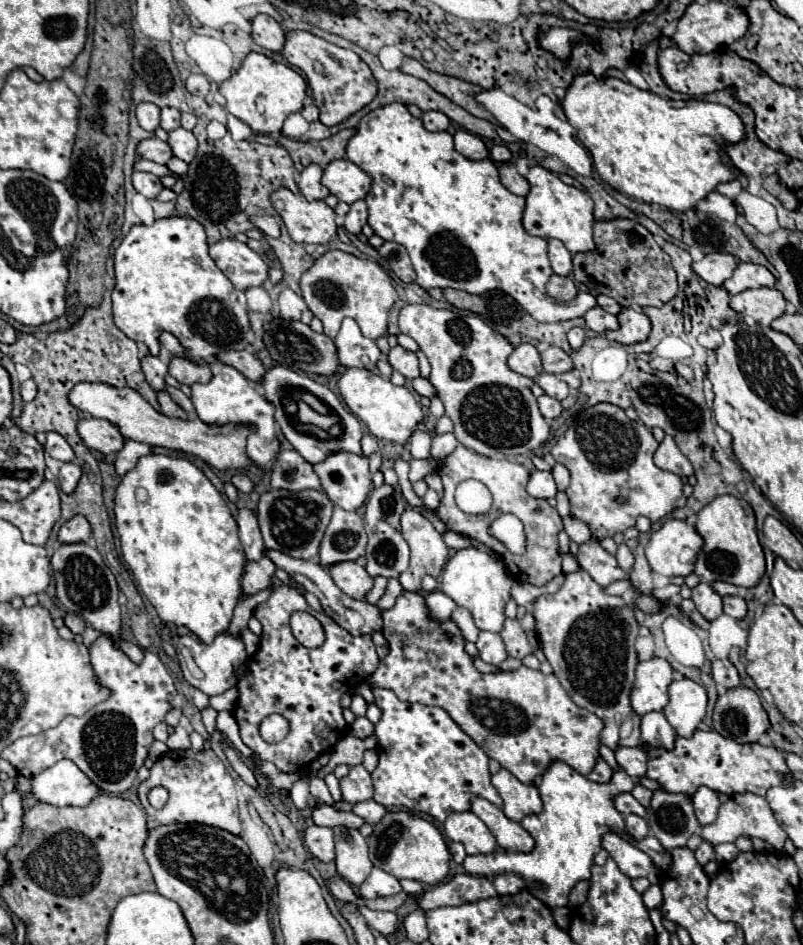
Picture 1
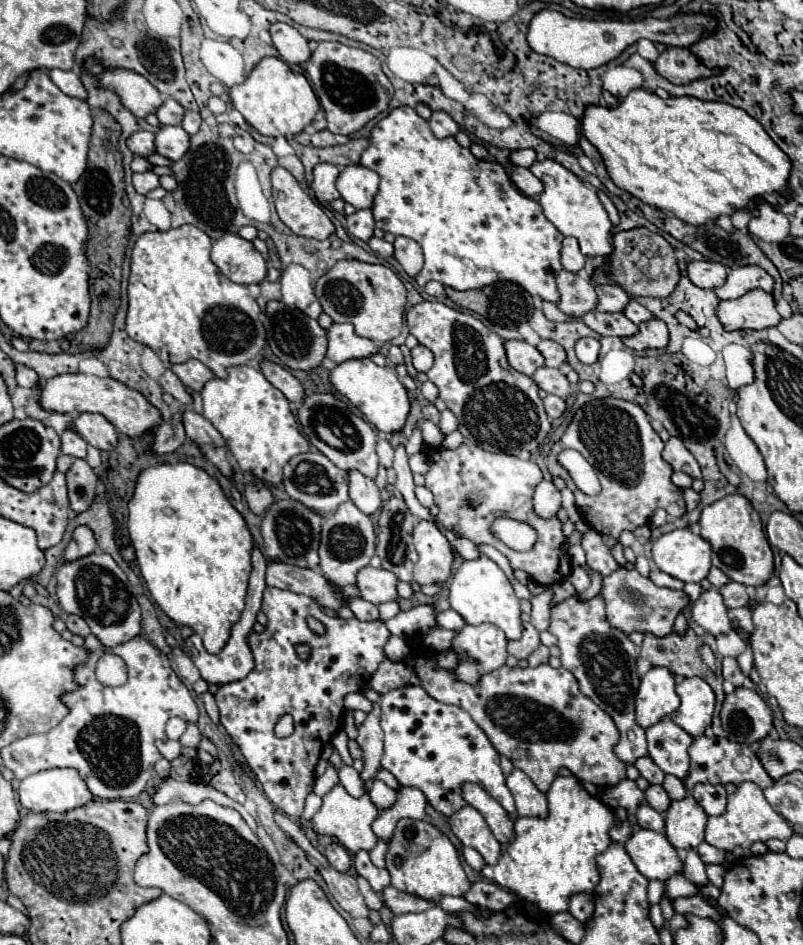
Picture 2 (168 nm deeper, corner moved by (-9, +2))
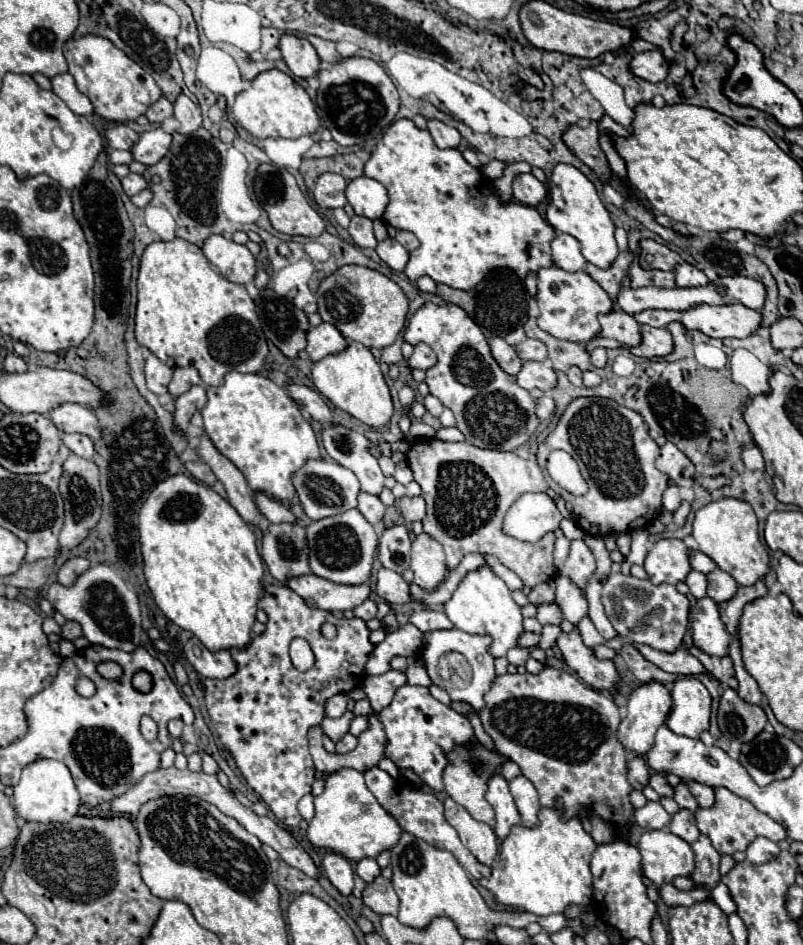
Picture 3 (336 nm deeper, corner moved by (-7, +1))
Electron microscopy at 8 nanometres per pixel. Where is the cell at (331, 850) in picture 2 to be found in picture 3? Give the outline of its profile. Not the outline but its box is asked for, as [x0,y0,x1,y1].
[322,852,354,896]

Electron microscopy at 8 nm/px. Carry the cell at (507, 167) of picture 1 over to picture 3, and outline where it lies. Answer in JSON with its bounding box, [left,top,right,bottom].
[514,174,546,208]

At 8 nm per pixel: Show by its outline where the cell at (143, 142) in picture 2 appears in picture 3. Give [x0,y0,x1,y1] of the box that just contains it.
[104,122,138,150]

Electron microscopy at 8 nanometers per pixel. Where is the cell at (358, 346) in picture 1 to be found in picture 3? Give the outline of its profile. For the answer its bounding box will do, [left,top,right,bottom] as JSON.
[306,322,346,362]

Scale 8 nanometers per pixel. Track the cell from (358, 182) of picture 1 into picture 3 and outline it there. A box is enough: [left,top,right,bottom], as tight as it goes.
[346,176,388,220]

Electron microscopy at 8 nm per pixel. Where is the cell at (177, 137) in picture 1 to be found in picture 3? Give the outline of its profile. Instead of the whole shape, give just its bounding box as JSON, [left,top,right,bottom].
[130,128,170,166]

